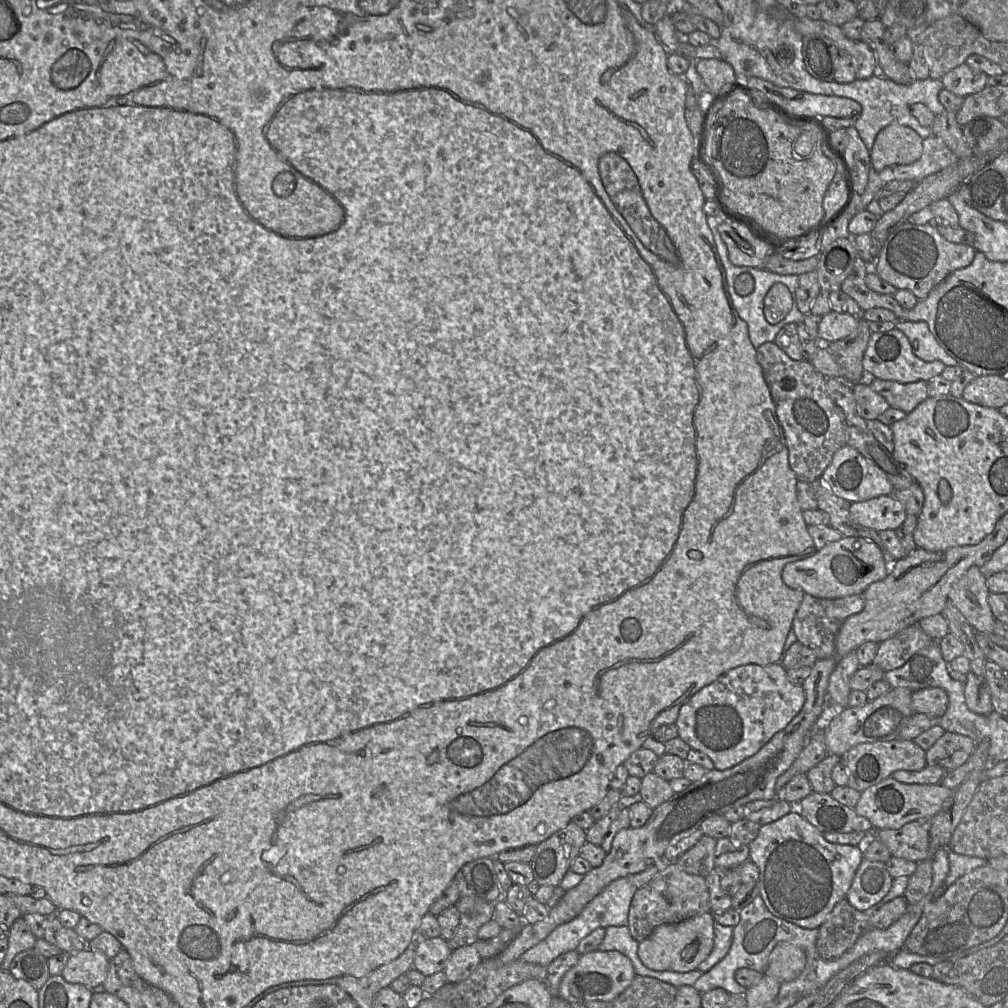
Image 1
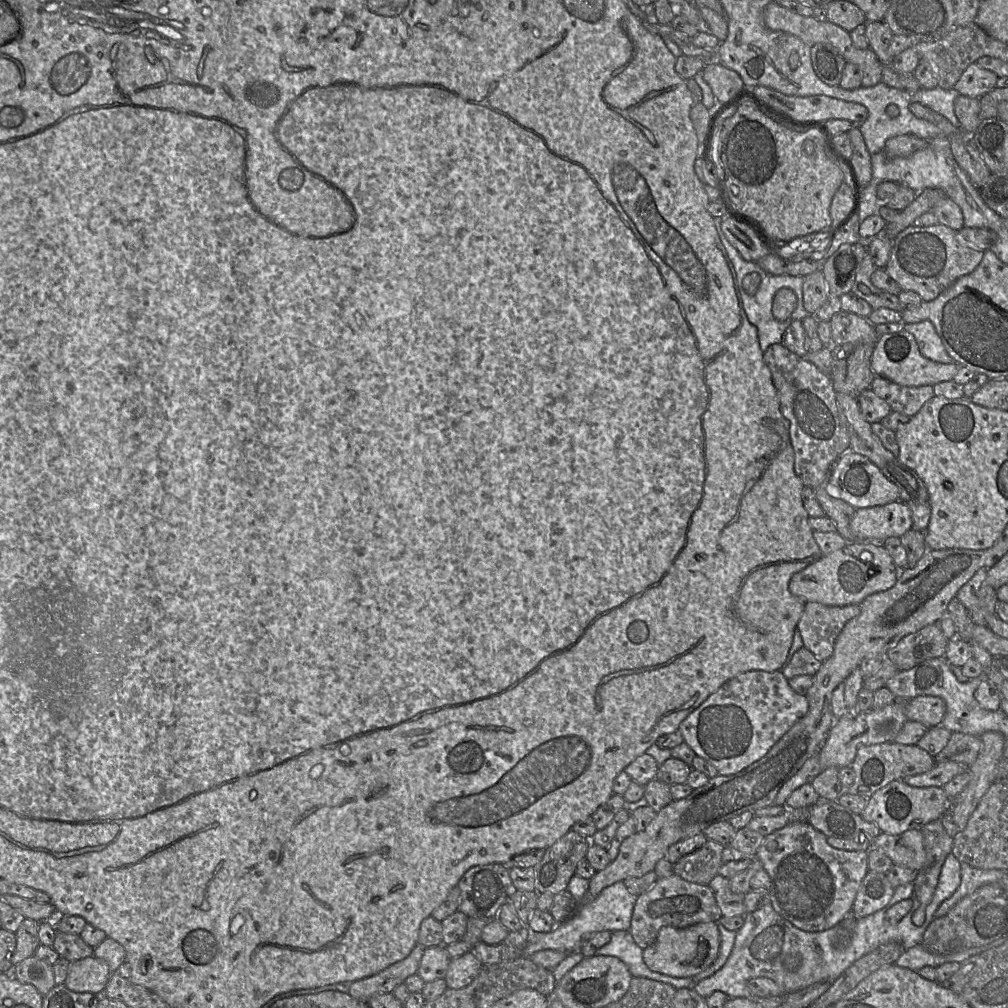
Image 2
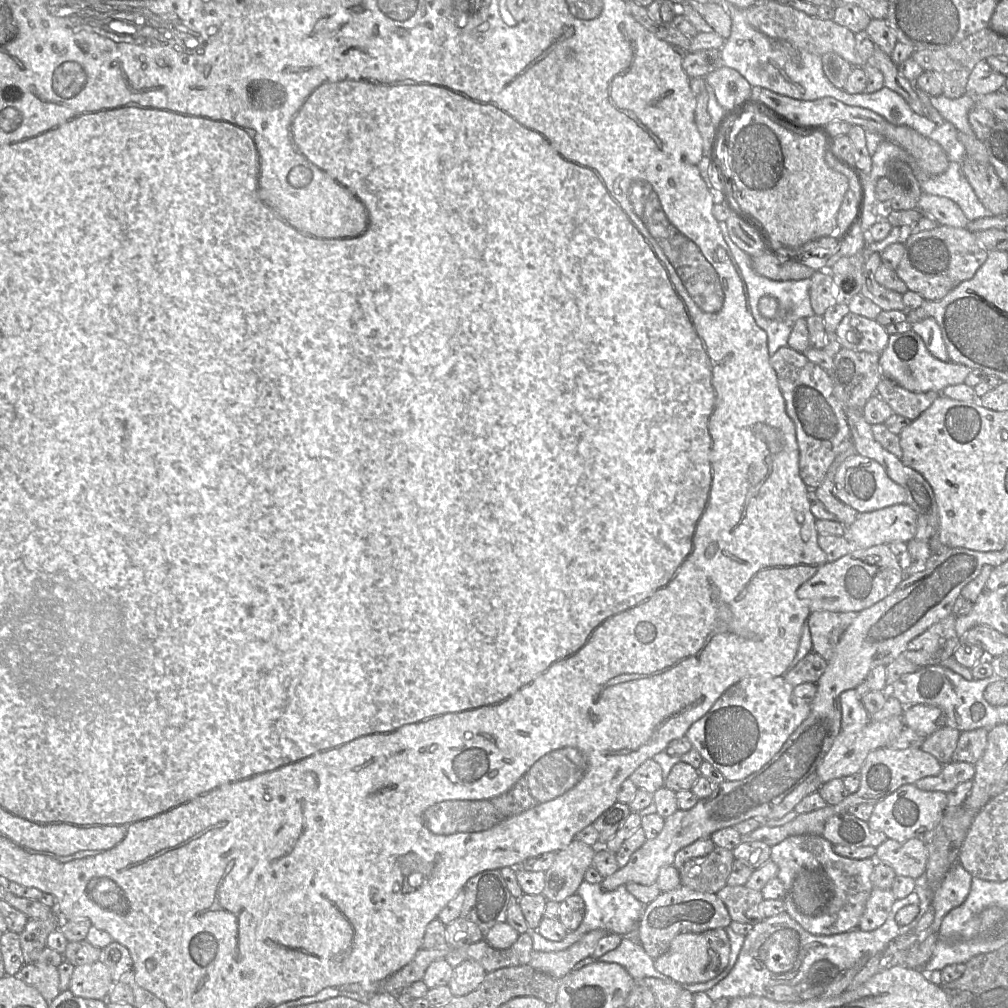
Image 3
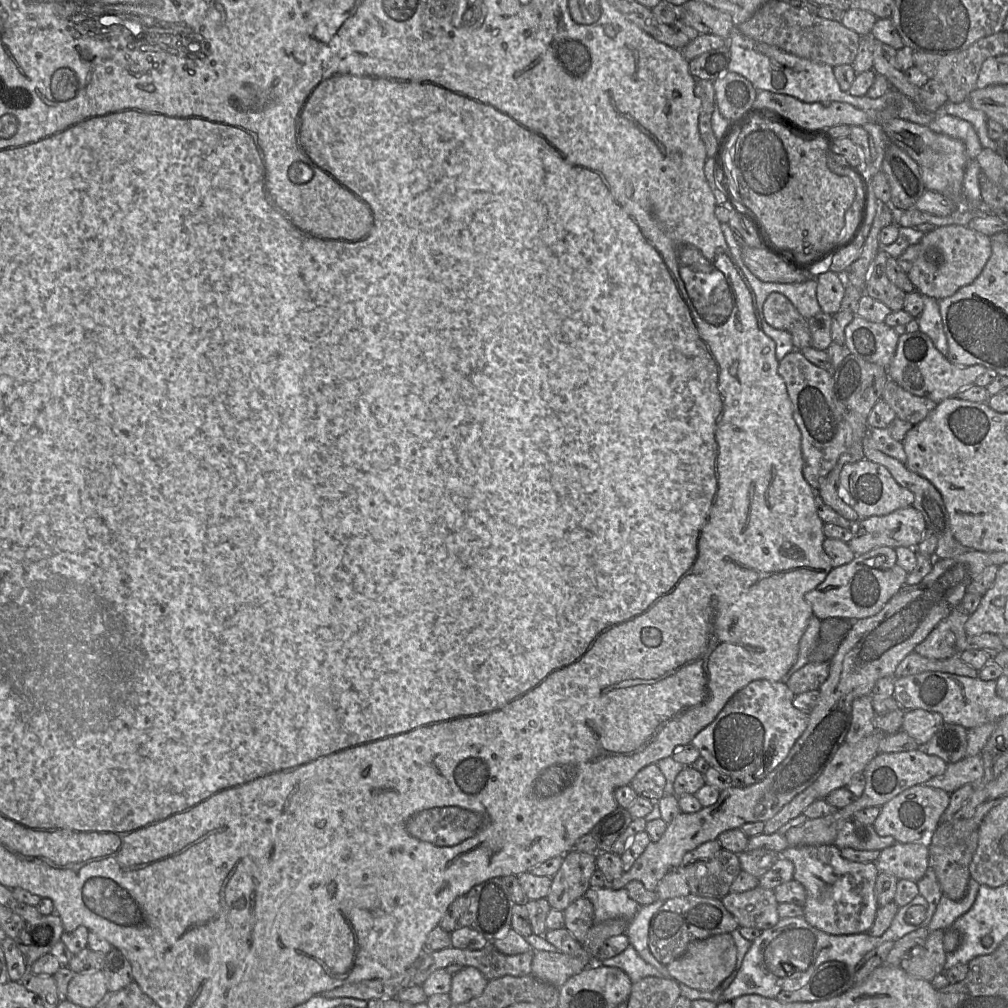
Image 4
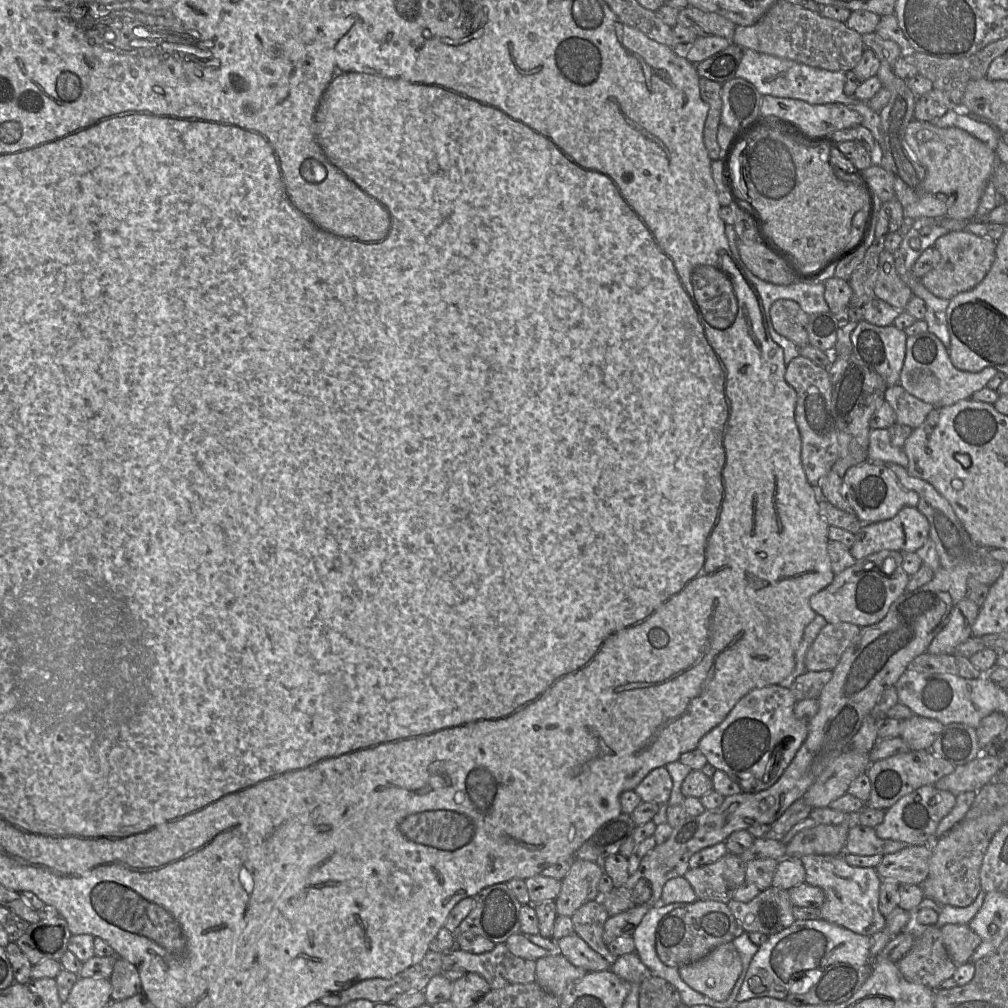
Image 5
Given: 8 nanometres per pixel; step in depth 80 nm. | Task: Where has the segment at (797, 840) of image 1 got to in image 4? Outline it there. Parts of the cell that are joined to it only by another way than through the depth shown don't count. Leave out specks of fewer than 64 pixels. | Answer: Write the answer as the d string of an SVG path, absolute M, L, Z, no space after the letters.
M835 844L819 846L788 847L780 854L794 865L793 880L801 883L806 891L803 918L813 927L832 935L868 933L874 924L878 904L875 897L875 883L878 870L875 863L858 863L841 856Z

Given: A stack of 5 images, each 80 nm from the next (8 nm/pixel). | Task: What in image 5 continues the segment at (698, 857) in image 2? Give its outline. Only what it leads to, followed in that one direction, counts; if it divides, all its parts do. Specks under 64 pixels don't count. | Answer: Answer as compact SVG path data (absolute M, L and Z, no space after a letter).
M728 852L712 864L689 869L683 876L699 900L727 904L746 880L746 863Z

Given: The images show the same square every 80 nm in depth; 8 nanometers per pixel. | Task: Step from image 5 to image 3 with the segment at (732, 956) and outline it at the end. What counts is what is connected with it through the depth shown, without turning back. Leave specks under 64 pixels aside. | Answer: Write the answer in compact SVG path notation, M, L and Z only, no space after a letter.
M724 928L702 933L683 933L676 936L667 951L654 959L657 971L675 982L687 985L709 981L718 976L729 964L730 941Z

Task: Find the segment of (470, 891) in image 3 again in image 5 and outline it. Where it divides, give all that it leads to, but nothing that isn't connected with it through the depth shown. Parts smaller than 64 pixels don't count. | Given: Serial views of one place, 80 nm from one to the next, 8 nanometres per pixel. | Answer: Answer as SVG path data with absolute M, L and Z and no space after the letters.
M497 883L491 886L484 888L480 891L474 898L474 907L470 913L463 919L455 930L455 945L454 948L457 948L456 945L456 936L462 933L472 933L475 935L480 935L494 944L505 943L509 937L515 934L521 933L520 928L520 909L522 904L517 900L512 891L507 887L505 883Z

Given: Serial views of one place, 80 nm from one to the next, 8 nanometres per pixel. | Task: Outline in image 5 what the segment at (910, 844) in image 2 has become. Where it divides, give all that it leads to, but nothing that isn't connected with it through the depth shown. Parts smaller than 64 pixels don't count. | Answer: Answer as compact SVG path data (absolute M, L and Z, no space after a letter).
M929 845L906 846L884 855L876 871L882 880L921 885L928 876L930 855Z

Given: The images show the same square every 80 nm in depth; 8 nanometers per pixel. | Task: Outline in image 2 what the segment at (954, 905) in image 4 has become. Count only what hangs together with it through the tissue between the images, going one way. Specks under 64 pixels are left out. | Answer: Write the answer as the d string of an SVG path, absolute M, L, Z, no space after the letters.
M951 853L949 854L942 866L939 880L931 902L925 909L925 922L922 926L928 926L933 921L934 914L939 906L950 898L959 888L961 883L961 863Z

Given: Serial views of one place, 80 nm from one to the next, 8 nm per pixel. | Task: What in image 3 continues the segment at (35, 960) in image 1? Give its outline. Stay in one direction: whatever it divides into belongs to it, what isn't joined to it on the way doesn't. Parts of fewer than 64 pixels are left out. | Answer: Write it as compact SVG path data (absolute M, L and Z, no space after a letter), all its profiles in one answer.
M37 963L24 964L17 977L35 987L48 1004L52 1003L60 994L58 967L38 965Z

